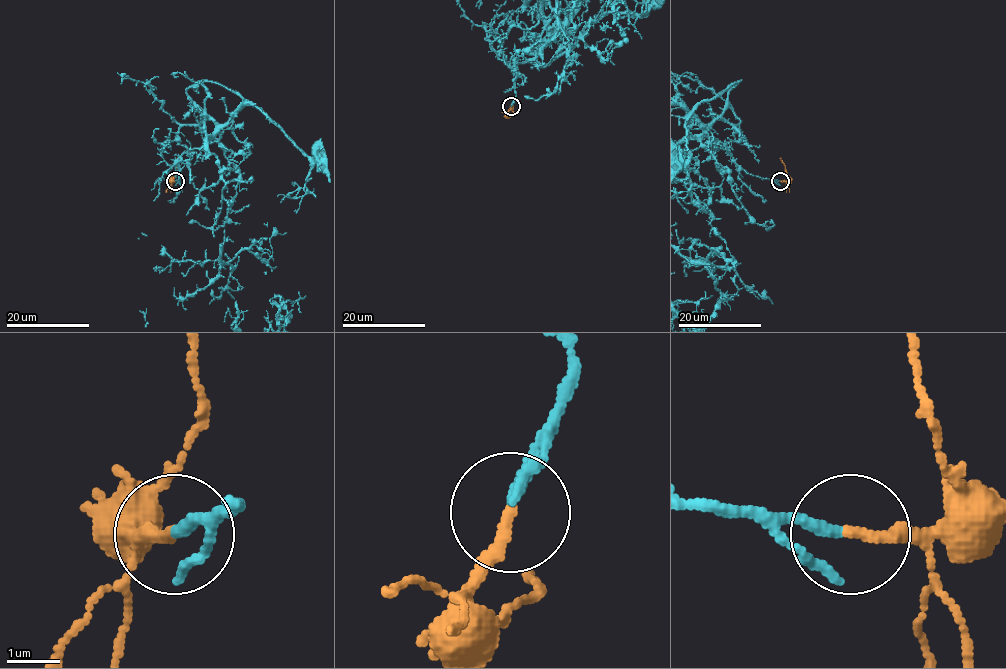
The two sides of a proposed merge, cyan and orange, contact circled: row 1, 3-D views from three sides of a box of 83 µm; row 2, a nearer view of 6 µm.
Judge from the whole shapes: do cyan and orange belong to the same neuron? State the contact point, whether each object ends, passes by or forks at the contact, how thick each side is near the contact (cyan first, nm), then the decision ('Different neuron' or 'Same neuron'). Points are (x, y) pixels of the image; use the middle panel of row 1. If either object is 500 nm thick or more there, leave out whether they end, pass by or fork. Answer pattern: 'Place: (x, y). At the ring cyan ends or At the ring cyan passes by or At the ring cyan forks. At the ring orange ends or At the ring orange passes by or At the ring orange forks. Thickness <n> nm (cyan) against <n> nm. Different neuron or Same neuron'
Place: (511, 106). At the ring cyan ends. At the ring orange ends. Thickness 220 nm (cyan) against 240 nm. Same neuron

